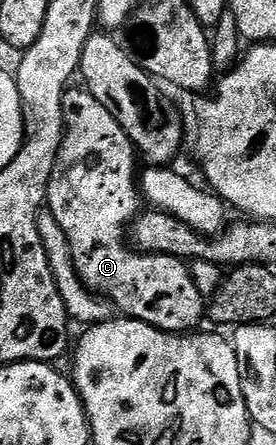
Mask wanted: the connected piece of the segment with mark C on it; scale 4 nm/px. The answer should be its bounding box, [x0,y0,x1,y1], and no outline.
[47,87,207,334]

